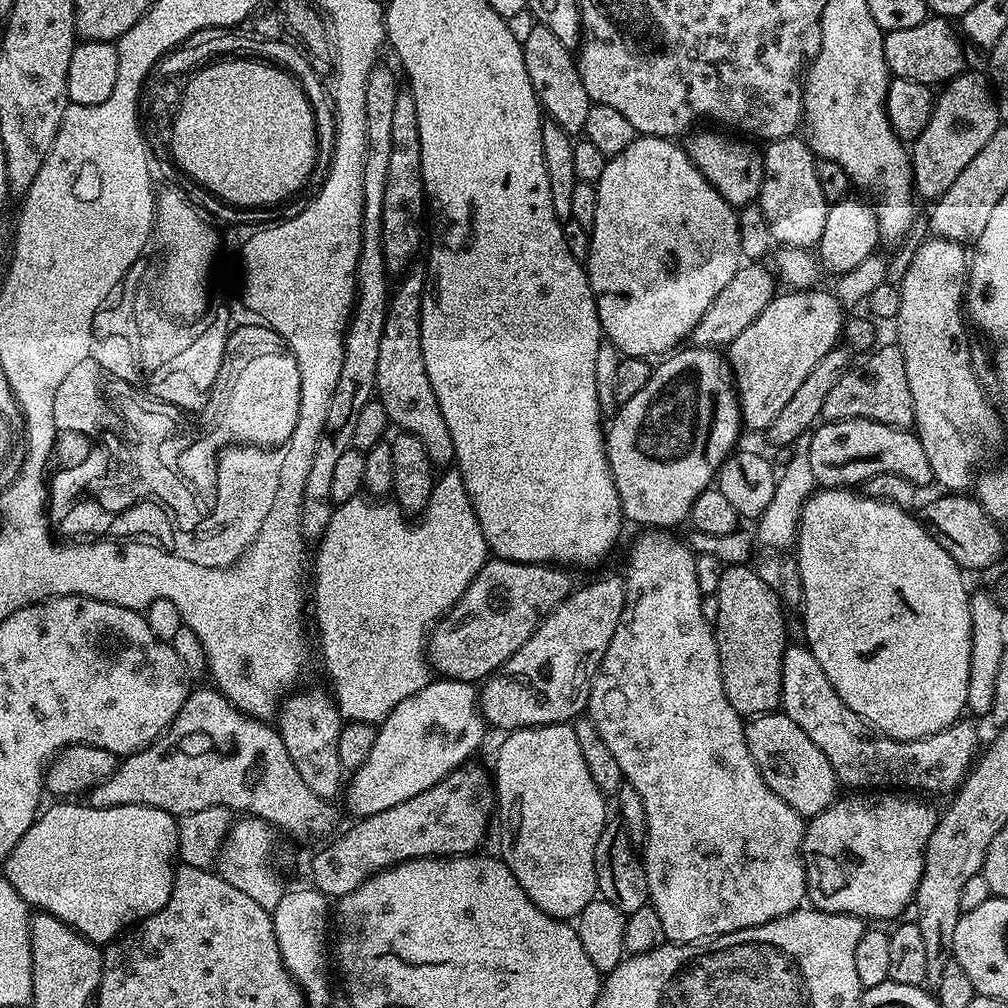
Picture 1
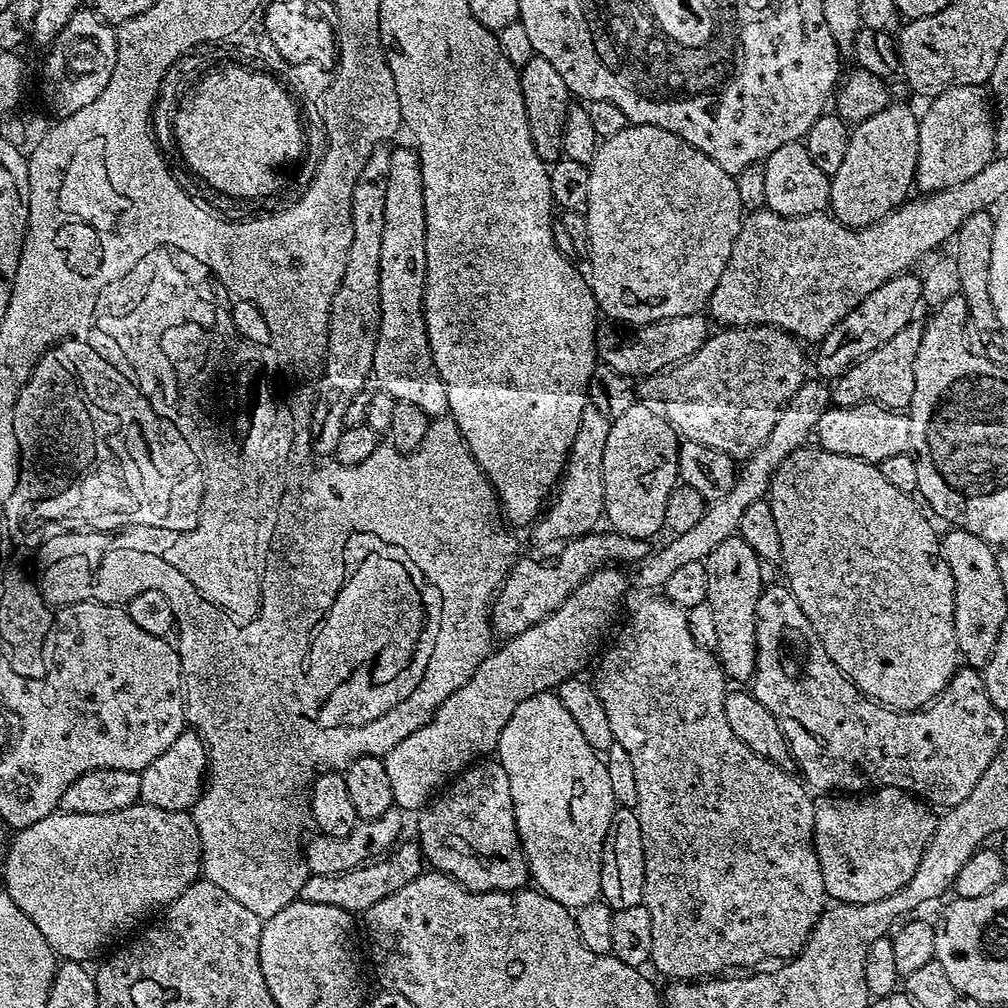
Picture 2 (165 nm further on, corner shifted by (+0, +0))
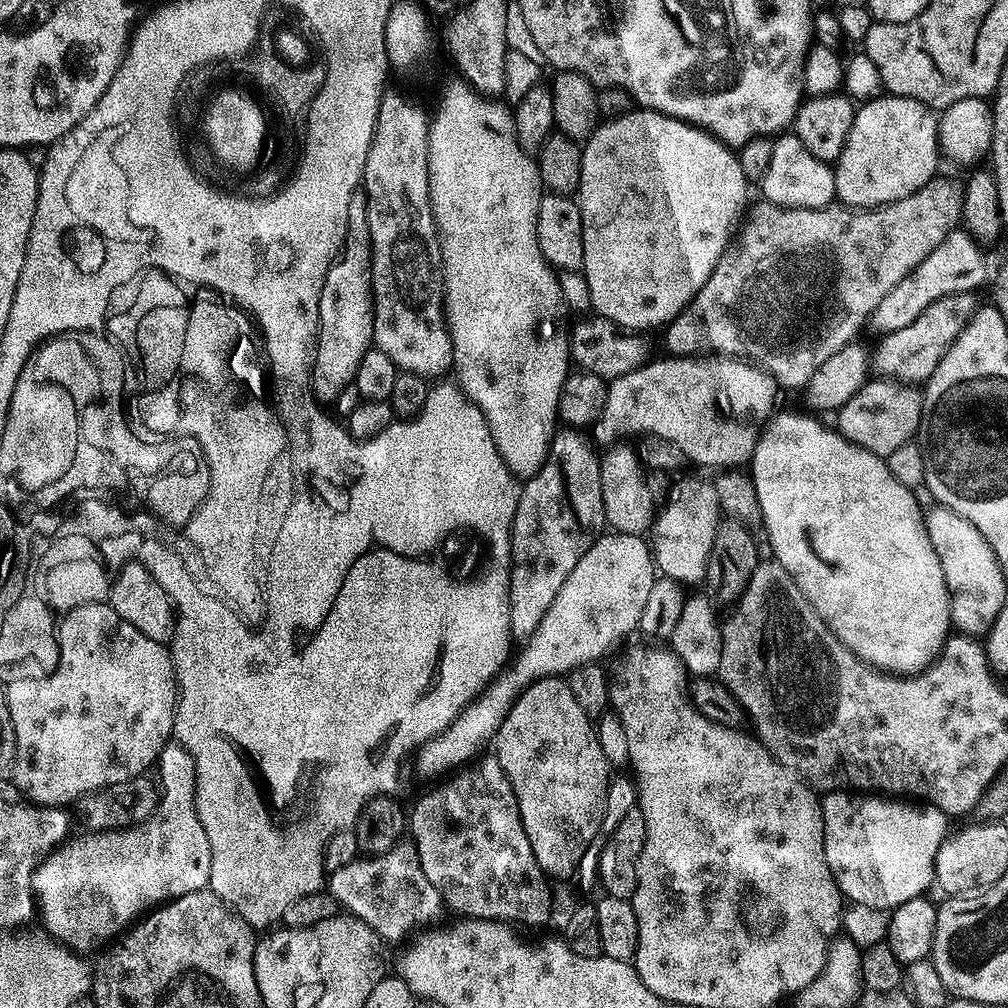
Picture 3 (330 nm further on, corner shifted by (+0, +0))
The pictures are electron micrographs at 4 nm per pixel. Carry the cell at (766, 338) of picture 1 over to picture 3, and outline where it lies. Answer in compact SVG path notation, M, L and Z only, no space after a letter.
M670 354L666 358L649 359L630 374L607 381L606 406L590 425L591 443L607 450L628 438L624 436L651 434L674 442L689 461L704 468L747 465L762 425L777 407L776 381L743 361L715 354L703 358Z

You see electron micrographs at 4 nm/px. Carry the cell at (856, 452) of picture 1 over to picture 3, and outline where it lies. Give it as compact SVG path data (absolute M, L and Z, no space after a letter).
M872 378L850 398L835 415L835 427L851 444L870 450L870 454L887 457L898 446L909 443L919 433L924 393L915 383L893 378Z

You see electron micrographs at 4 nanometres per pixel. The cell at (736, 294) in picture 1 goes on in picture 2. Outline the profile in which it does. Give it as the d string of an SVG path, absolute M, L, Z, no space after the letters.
M700 312L678 318L662 318L658 322L639 325L633 331L636 333L625 340L618 333L601 327L596 334L596 355L599 363L618 370L618 374L633 378L652 378L667 372L669 368L675 368L677 364L690 358L690 354L697 352L708 341L708 324L710 325L709 317Z

